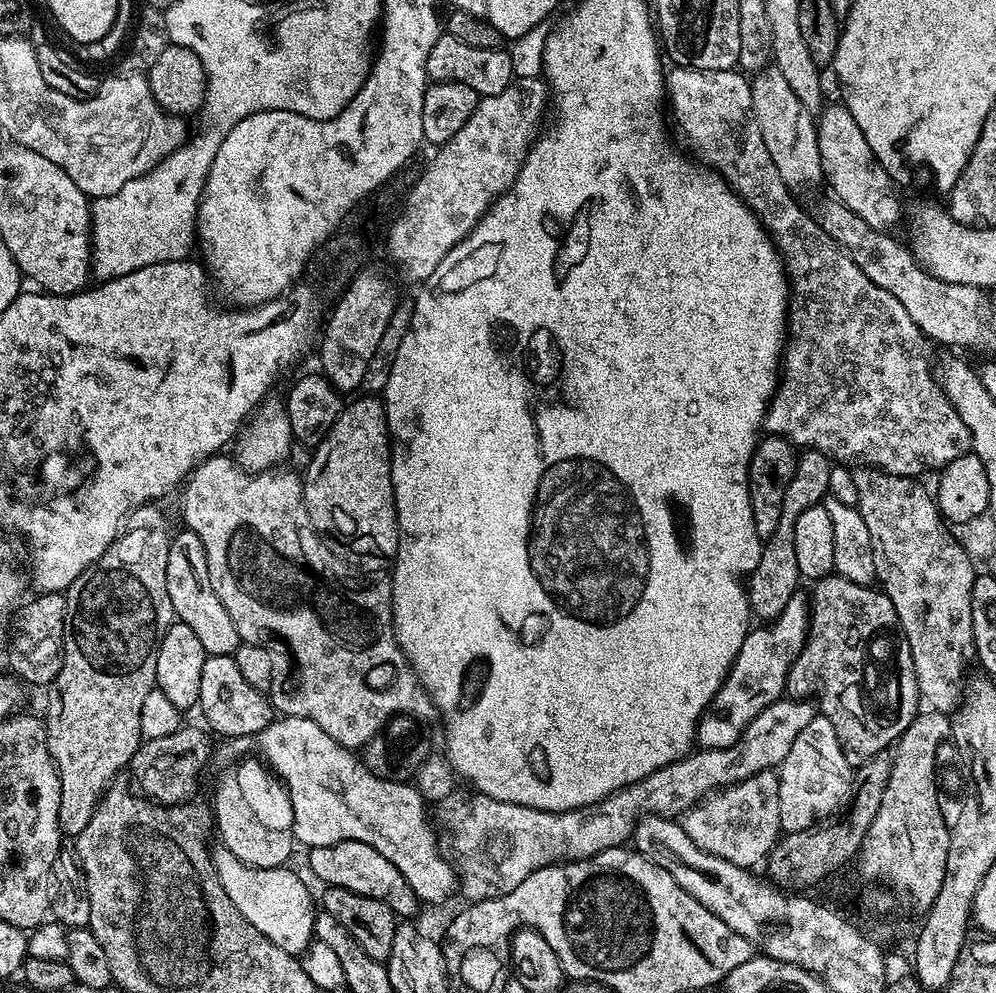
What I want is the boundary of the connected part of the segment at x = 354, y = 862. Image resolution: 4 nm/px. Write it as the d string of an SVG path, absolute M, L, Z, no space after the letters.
M347 840L334 846L318 846L307 849L308 868L321 880L321 885L333 888L345 888L354 894L362 894L366 898L386 901L393 912L400 918L412 918L418 907L414 890L410 890L410 882L398 874L398 866L382 858L374 846L366 846L366 842Z

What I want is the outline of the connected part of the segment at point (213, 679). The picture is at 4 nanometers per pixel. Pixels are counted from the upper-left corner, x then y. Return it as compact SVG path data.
M205 655L198 712L204 715L203 723L217 737L224 736L220 738L255 738L262 730L266 730L266 726L274 718L269 697L254 690L254 686L250 686L250 682L242 678L242 670L238 670L232 656Z

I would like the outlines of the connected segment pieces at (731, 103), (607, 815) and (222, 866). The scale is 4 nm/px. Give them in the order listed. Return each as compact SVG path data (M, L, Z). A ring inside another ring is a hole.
M673 67L671 71L666 76L666 100L670 105L671 119L672 116L676 119L676 124L684 131L689 146L697 152L695 155L706 158L705 163L723 177L727 187L740 195L749 211L756 216L759 223L764 225L773 244L780 252L780 259L784 261L784 271L788 273L790 289L788 326L786 339L782 344L780 382L776 393L772 395L772 401L768 403L768 413L764 415L762 425L763 431L773 436L785 436L791 444L804 450L820 452L829 460L839 462L841 465L848 466L855 462L860 466L889 472L892 476L920 478L923 477L923 472L934 471L933 473L935 473L937 470L944 469L950 462L954 462L954 458L969 455L972 435L966 422L962 422L962 418L958 416L958 410L954 408L950 398L946 398L946 394L940 389L940 383L935 378L934 355L932 356L931 350L928 349L930 347L928 337L922 330L918 330L918 326L914 326L914 318L910 318L910 314L906 314L902 302L898 302L898 298L894 298L894 294L886 294L886 290L882 290L882 286L874 286L874 282L870 282L870 278L866 278L866 274L862 274L862 270L858 270L858 266L854 266L852 259L840 249L839 245L834 242L834 238L830 238L830 234L826 234L826 230L822 230L815 215L811 211L807 212L796 201L799 199L794 195L792 189L786 186L786 182L782 182L782 174L778 174L778 166L774 166L774 158L770 158L770 150L766 150L766 142L762 142L762 130L758 130L749 77L743 71L730 68L726 70L694 70L693 68Z
M781 698L775 700L773 704L766 706L766 710L758 714L758 718L754 718L754 722L746 726L743 734L730 747L693 751L683 760L675 760L672 764L654 770L654 774L610 794L605 800L600 800L585 808L575 808L573 812L543 812L530 806L498 802L494 798L479 794L447 796L435 805L434 820L442 833L442 844L446 849L447 859L456 870L459 895L464 895L465 901L468 902L505 896L510 890L514 890L514 886L522 886L522 882L526 882L526 878L534 874L534 870L545 868L547 864L587 860L588 857L602 850L627 845L633 839L636 824L644 816L683 817L688 809L696 807L704 797L711 796L721 788L728 788L731 784L742 782L758 772L779 769L786 754L790 754L790 746L794 746L794 738L802 734L802 729L817 714L817 705L811 699Z
M216 846L210 852L210 868L213 873L216 871L215 883L219 884L226 898L234 902L238 914L254 926L254 930L270 938L274 946L286 950L291 956L299 957L308 948L314 938L312 892L298 873L291 872L291 867L255 868L234 858L228 848Z

